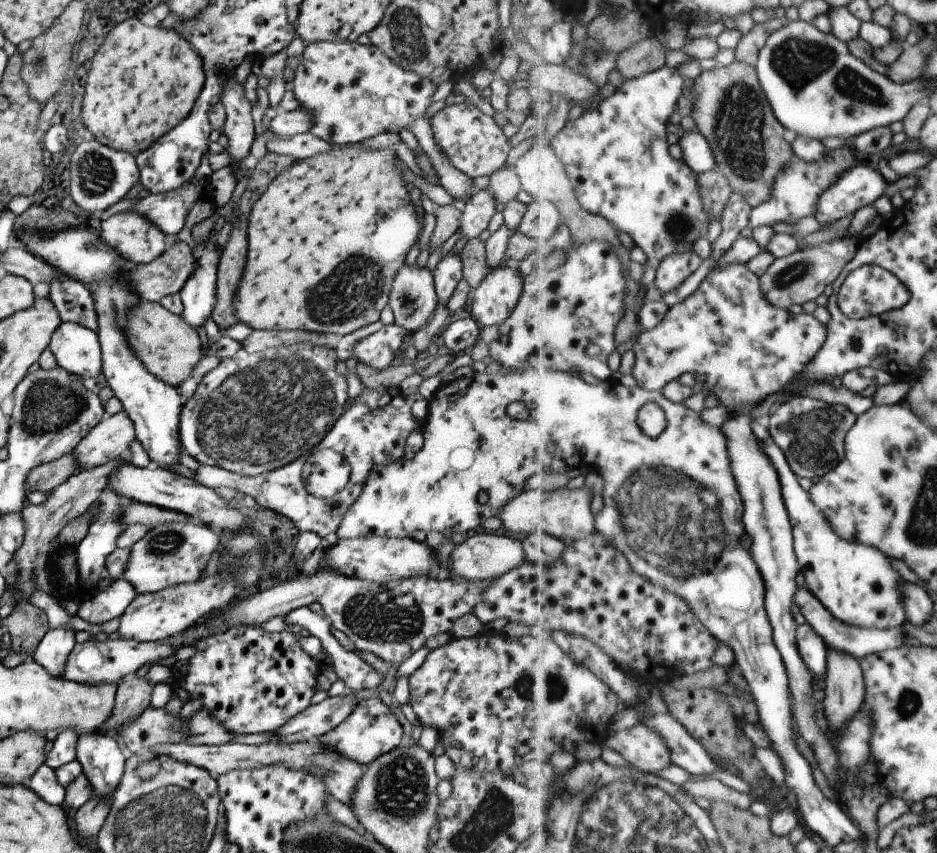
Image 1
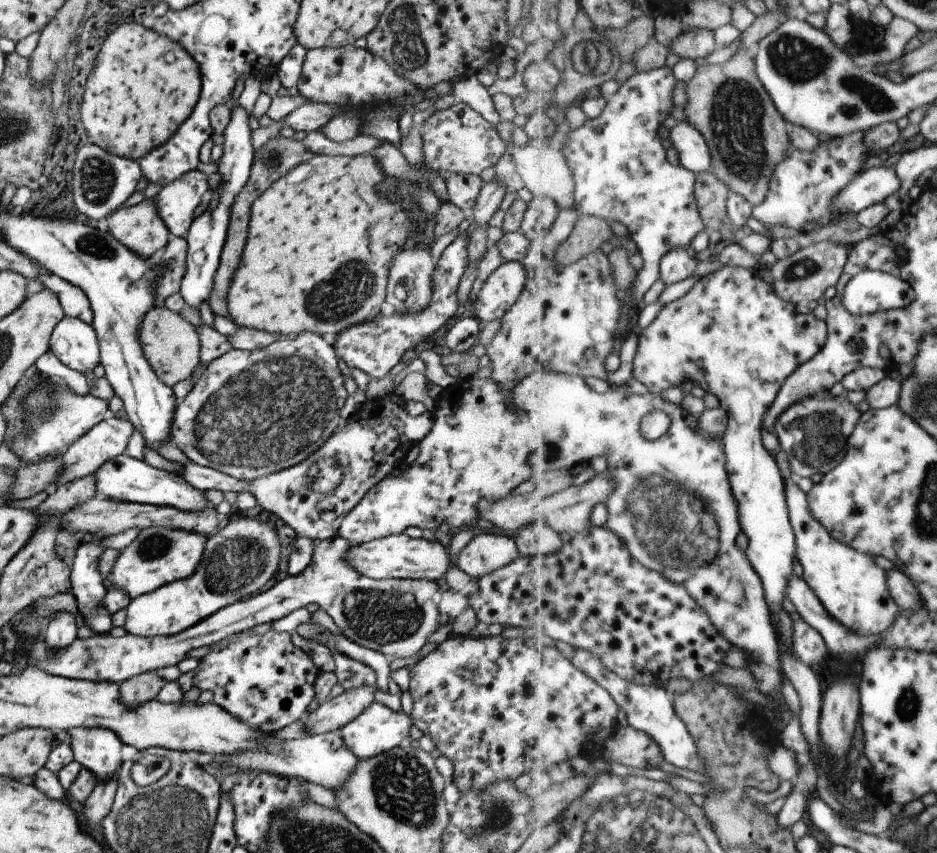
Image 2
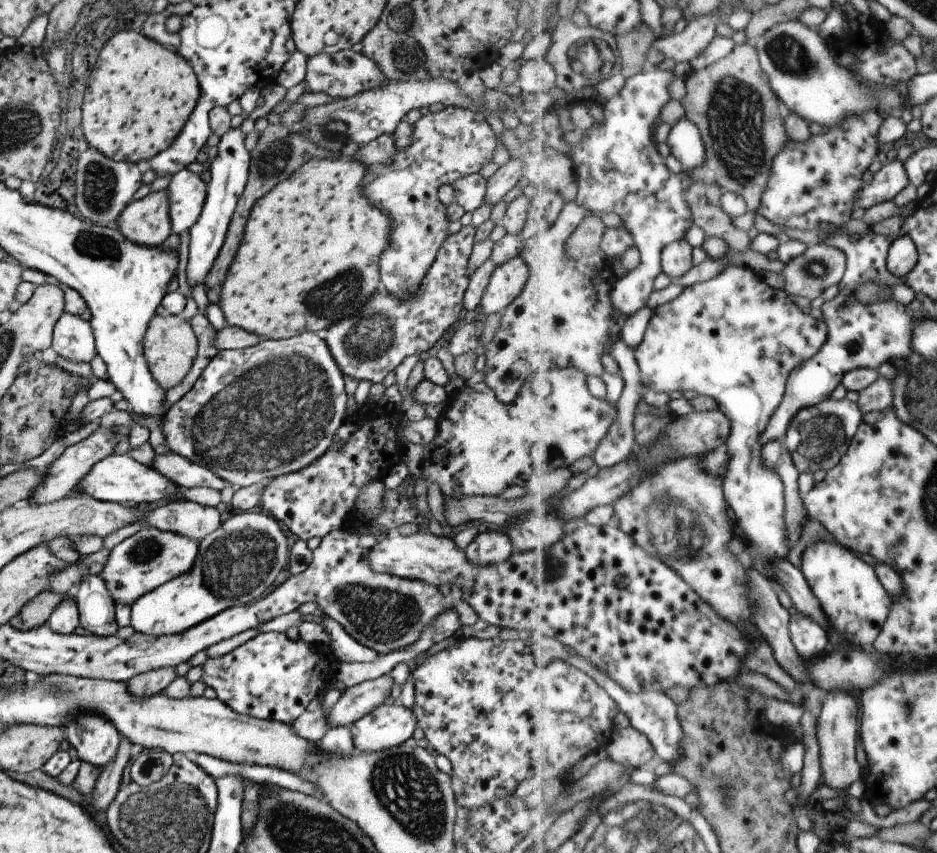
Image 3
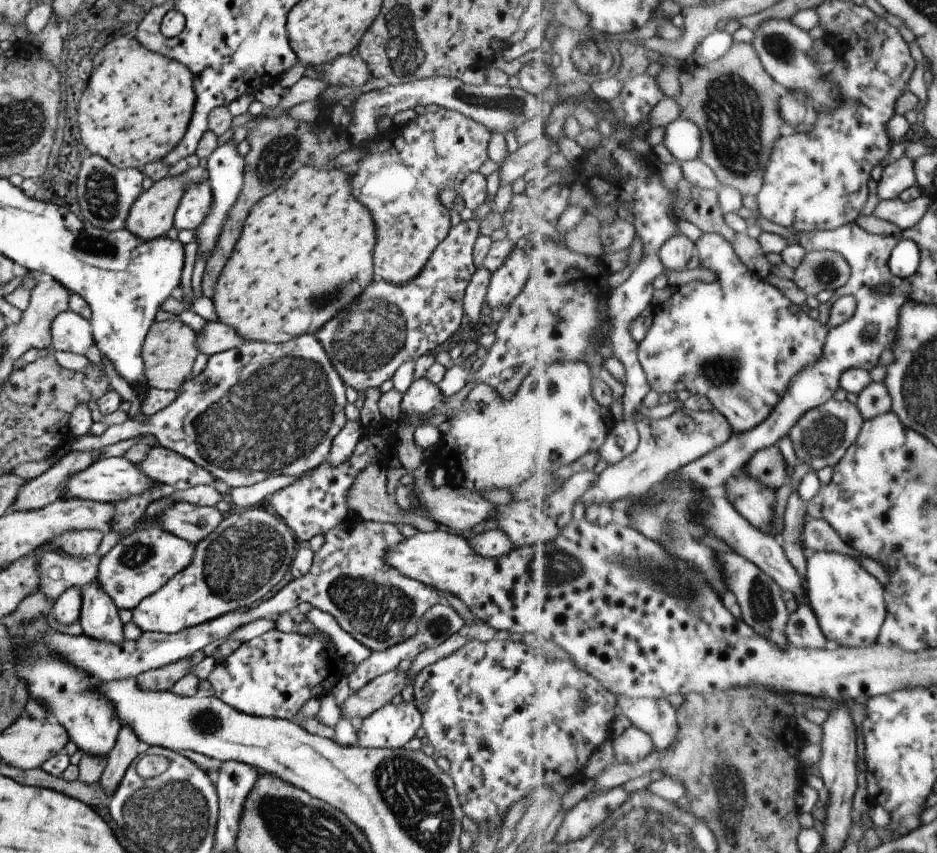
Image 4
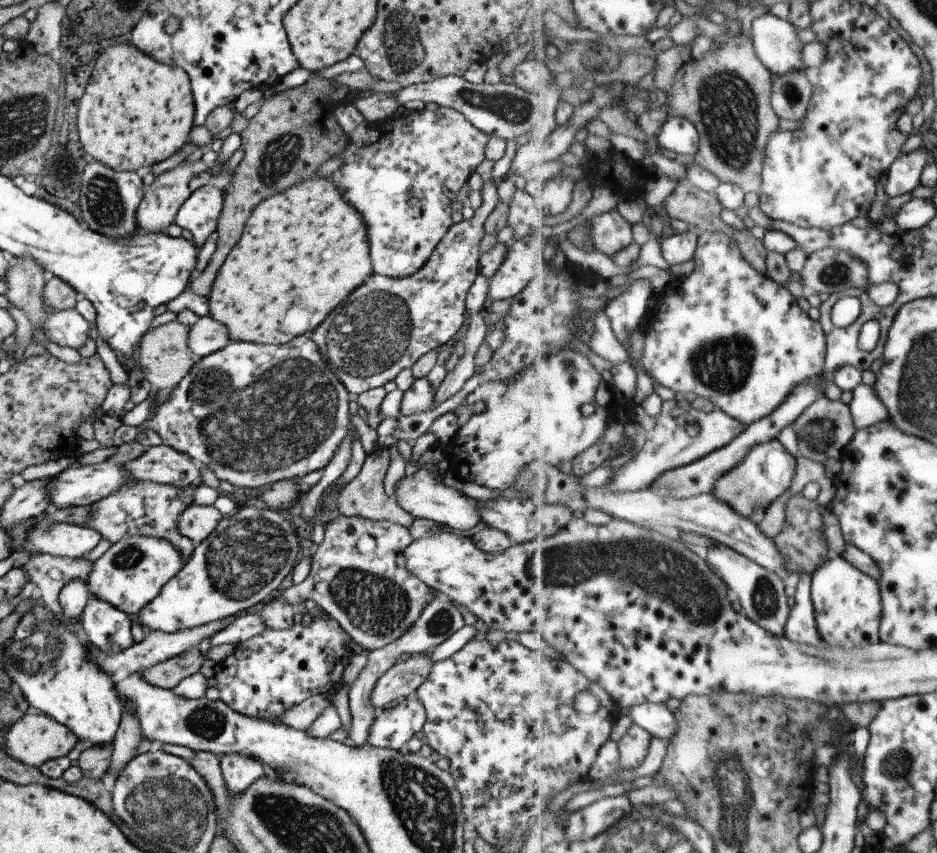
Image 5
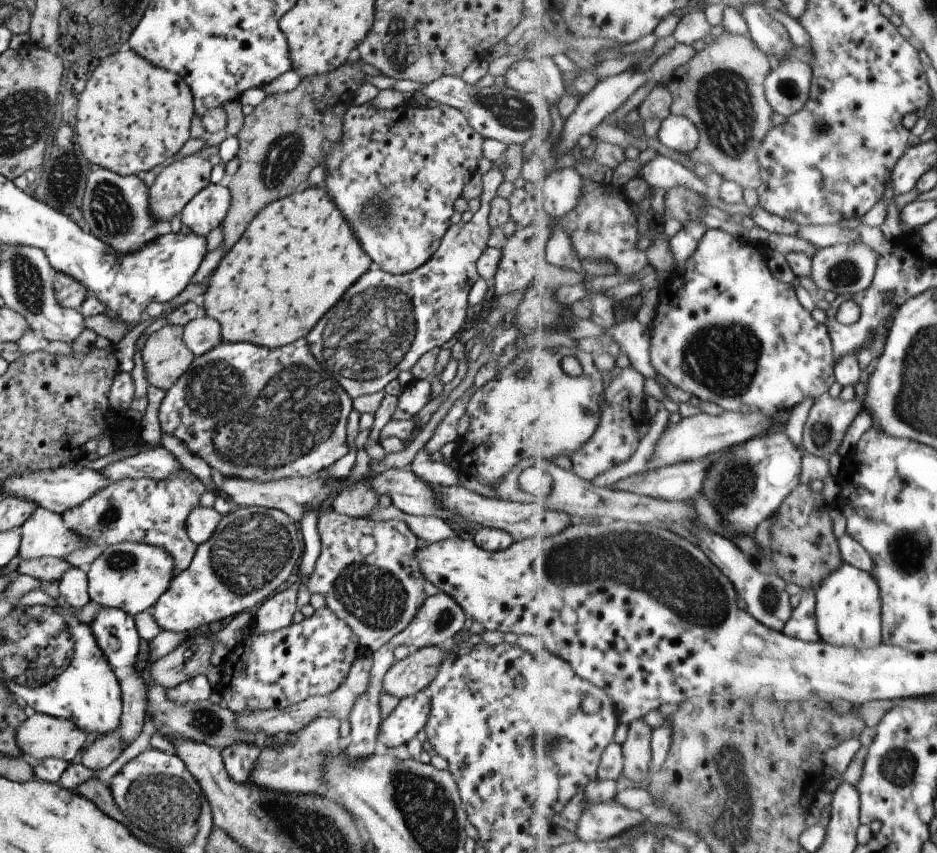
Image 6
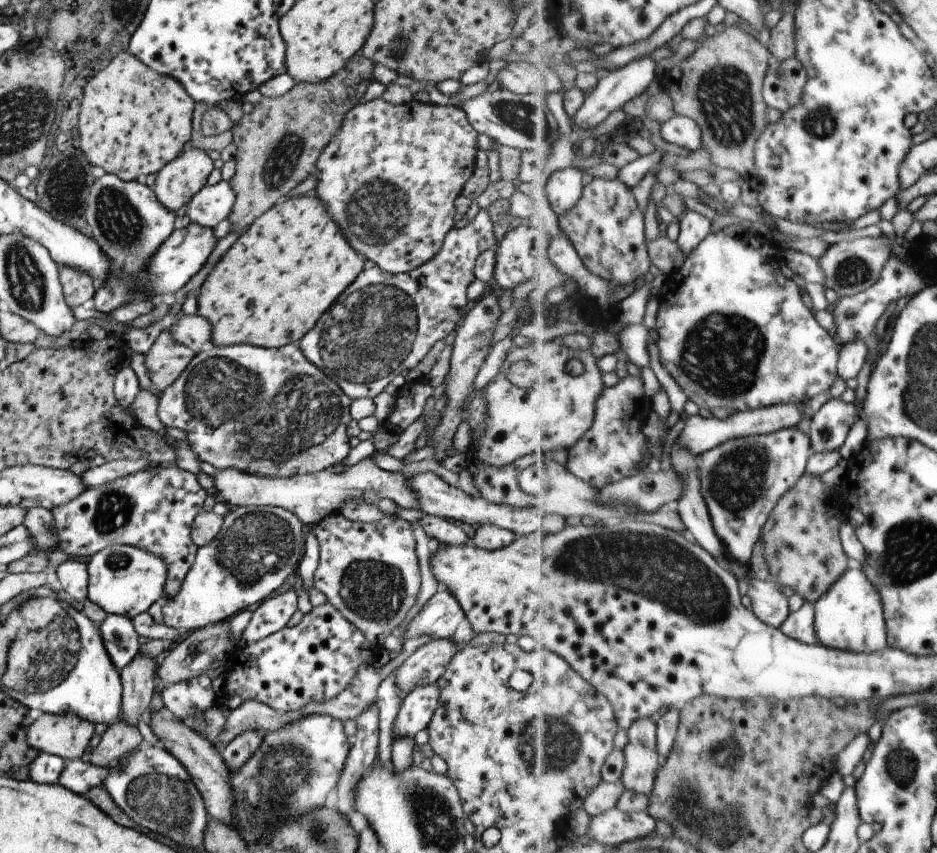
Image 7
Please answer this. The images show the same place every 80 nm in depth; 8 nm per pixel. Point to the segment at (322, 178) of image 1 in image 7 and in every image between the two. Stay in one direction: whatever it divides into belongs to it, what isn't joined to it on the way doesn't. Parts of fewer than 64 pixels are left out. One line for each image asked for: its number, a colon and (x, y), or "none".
2: (319, 239)
3: (310, 246)
4: (304, 252)
5: (301, 251)
6: (297, 256)
7: (285, 269)

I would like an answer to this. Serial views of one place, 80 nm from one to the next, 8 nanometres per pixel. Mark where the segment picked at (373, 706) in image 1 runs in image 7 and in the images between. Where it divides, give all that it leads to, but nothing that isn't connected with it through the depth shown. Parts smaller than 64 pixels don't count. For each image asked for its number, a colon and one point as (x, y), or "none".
2: (377, 729)
3: (389, 725)
4: (390, 727)
5: (390, 729)
6: (409, 716)
7: (417, 706)

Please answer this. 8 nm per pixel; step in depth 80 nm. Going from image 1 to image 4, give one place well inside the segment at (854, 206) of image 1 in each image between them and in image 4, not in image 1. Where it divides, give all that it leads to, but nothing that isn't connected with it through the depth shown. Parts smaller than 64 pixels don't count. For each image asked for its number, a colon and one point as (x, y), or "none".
2: (874, 185)
3: (893, 177)
4: (900, 174)

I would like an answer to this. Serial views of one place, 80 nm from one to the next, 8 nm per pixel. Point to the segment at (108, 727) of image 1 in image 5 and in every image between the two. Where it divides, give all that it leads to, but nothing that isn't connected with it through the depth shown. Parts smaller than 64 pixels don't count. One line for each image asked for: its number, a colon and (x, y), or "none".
2: (134, 691)
3: (152, 682)
4: (163, 678)
5: (166, 674)

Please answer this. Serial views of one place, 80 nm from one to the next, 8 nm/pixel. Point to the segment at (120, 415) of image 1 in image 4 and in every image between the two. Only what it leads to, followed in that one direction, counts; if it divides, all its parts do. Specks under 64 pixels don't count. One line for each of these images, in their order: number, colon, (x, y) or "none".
2: (108, 438)
3: (59, 479)
4: (35, 493)

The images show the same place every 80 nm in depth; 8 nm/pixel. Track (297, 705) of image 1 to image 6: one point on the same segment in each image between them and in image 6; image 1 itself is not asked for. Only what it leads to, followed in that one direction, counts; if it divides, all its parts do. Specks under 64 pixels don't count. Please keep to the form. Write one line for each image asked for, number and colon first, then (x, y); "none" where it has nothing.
2: (266, 681)
3: (270, 677)
4: (272, 675)
5: (276, 669)
6: (273, 670)

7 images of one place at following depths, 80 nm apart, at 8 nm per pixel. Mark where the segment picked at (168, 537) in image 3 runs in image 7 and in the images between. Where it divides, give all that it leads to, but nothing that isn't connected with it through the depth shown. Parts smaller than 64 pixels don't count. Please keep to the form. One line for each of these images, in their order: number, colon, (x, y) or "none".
4: (139, 563)
5: (128, 575)
6: (128, 576)
7: (122, 580)

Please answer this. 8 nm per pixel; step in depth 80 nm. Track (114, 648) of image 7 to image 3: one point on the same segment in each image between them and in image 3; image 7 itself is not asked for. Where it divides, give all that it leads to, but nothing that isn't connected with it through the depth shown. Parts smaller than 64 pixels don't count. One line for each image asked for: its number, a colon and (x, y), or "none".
3: (95, 607)
4: (98, 618)
5: (104, 627)
6: (114, 633)

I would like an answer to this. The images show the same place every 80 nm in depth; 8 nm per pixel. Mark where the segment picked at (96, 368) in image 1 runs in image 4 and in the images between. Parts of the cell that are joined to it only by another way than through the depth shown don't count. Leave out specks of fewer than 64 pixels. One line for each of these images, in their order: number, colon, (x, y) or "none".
2: (74, 343)
3: (72, 338)
4: (69, 332)

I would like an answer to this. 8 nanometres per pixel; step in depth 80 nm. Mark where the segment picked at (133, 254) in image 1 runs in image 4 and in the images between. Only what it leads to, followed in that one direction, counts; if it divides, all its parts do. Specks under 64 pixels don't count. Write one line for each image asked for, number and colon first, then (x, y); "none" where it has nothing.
2: (139, 227)
3: (145, 221)
4: (151, 215)

